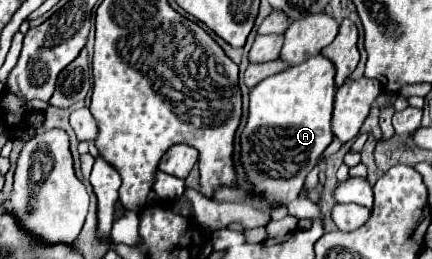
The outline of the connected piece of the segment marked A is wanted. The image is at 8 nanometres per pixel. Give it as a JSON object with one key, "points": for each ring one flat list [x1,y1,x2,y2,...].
{"points":[[323,55,271,75,251,89,249,121,241,135,241,161,255,193,277,205,287,205,299,197,307,173,333,141,333,99,335,65]]}

